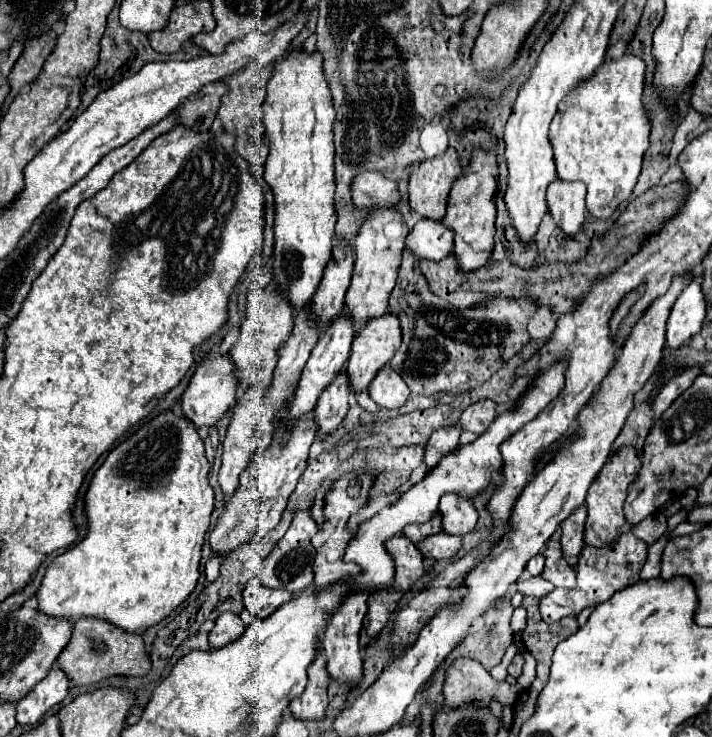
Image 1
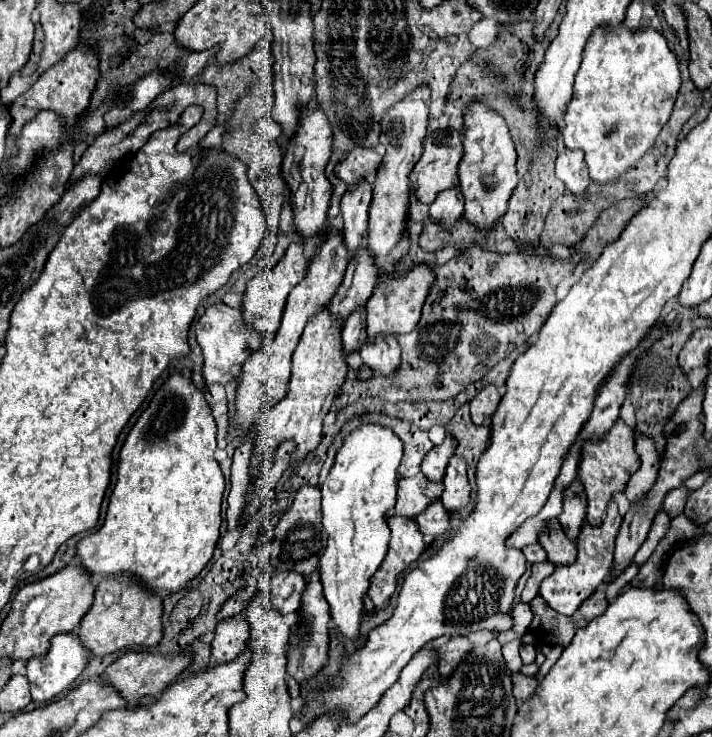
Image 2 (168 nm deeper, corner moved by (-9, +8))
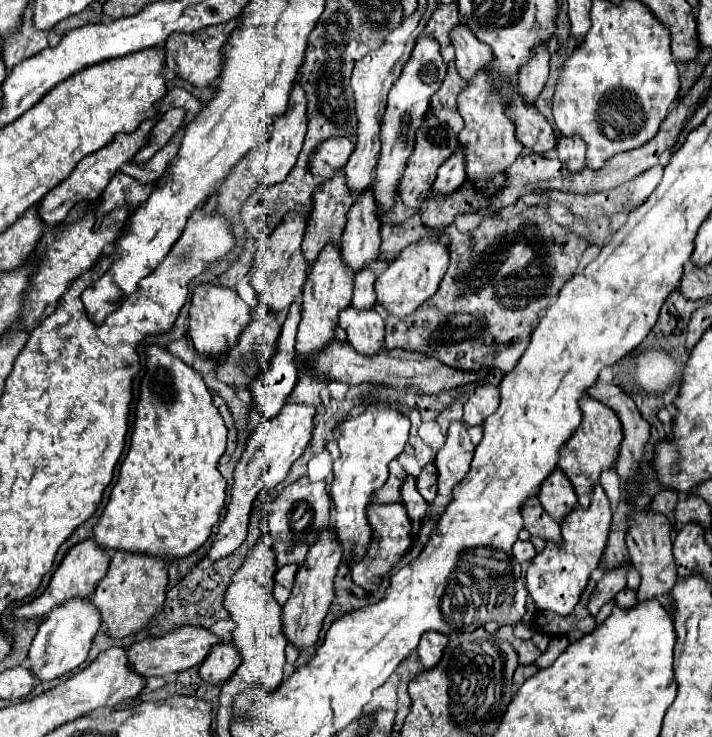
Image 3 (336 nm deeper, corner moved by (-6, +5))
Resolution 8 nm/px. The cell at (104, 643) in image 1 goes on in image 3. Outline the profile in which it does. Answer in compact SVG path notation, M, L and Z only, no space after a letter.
M114 553L106 577L98 583L92 605L98 609L100 619L106 627L106 633L112 639L130 637L142 629L146 629L156 613L164 609L168 573L164 569L164 561L156 561L156 557L134 557L132 553Z

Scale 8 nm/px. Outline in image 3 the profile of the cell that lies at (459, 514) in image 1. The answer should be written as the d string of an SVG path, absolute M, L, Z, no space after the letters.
M452 423L448 429L448 437L444 447L436 453L436 469L438 469L438 493L448 497L452 489L464 479L470 469L474 457L474 443L462 423Z

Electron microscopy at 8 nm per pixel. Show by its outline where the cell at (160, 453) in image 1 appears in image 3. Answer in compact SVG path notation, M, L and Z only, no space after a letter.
M156 345L148 347L146 349L146 355L148 355L148 359L146 359L146 375L144 375L144 379L140 383L140 401L136 405L136 419L134 419L134 431L132 431L132 439L130 439L130 451L128 451L126 459L120 465L118 483L114 485L114 489L110 493L110 501L108 501L108 505L106 505L100 521L94 527L94 541L96 541L96 545L100 549L110 551L110 553L114 553L114 551L126 551L126 553L134 553L134 555L158 557L158 559L164 559L164 561L172 563L174 559L184 559L184 557L192 555L196 549L200 549L210 539L212 527L220 519L220 511L222 511L224 499L226 499L226 493L224 493L226 483L224 483L224 477L218 471L218 461L220 461L220 457L226 451L226 427L224 427L224 421L222 421L220 411L212 403L212 395L210 395L206 383L202 381L202 375L198 375L182 359L170 355L166 349L160 349Z

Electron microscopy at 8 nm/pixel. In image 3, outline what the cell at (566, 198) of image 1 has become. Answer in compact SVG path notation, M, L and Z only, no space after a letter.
M560 137L558 141L558 159L570 173L578 173L586 165L586 143L580 137Z

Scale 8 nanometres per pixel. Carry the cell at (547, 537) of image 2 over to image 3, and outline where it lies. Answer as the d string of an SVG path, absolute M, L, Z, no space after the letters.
M538 499L524 503L522 517L524 517L524 529L528 529L530 535L540 537L544 541L552 541L556 545L562 543L560 525L548 517L548 513L544 511L544 507L540 505Z

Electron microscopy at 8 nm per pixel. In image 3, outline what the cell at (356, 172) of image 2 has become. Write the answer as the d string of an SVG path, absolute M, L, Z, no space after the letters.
M346 137L328 139L324 141L324 145L320 145L320 149L316 151L316 157L312 157L310 171L324 179L332 179L344 169L352 151L354 151L354 143L350 139Z

